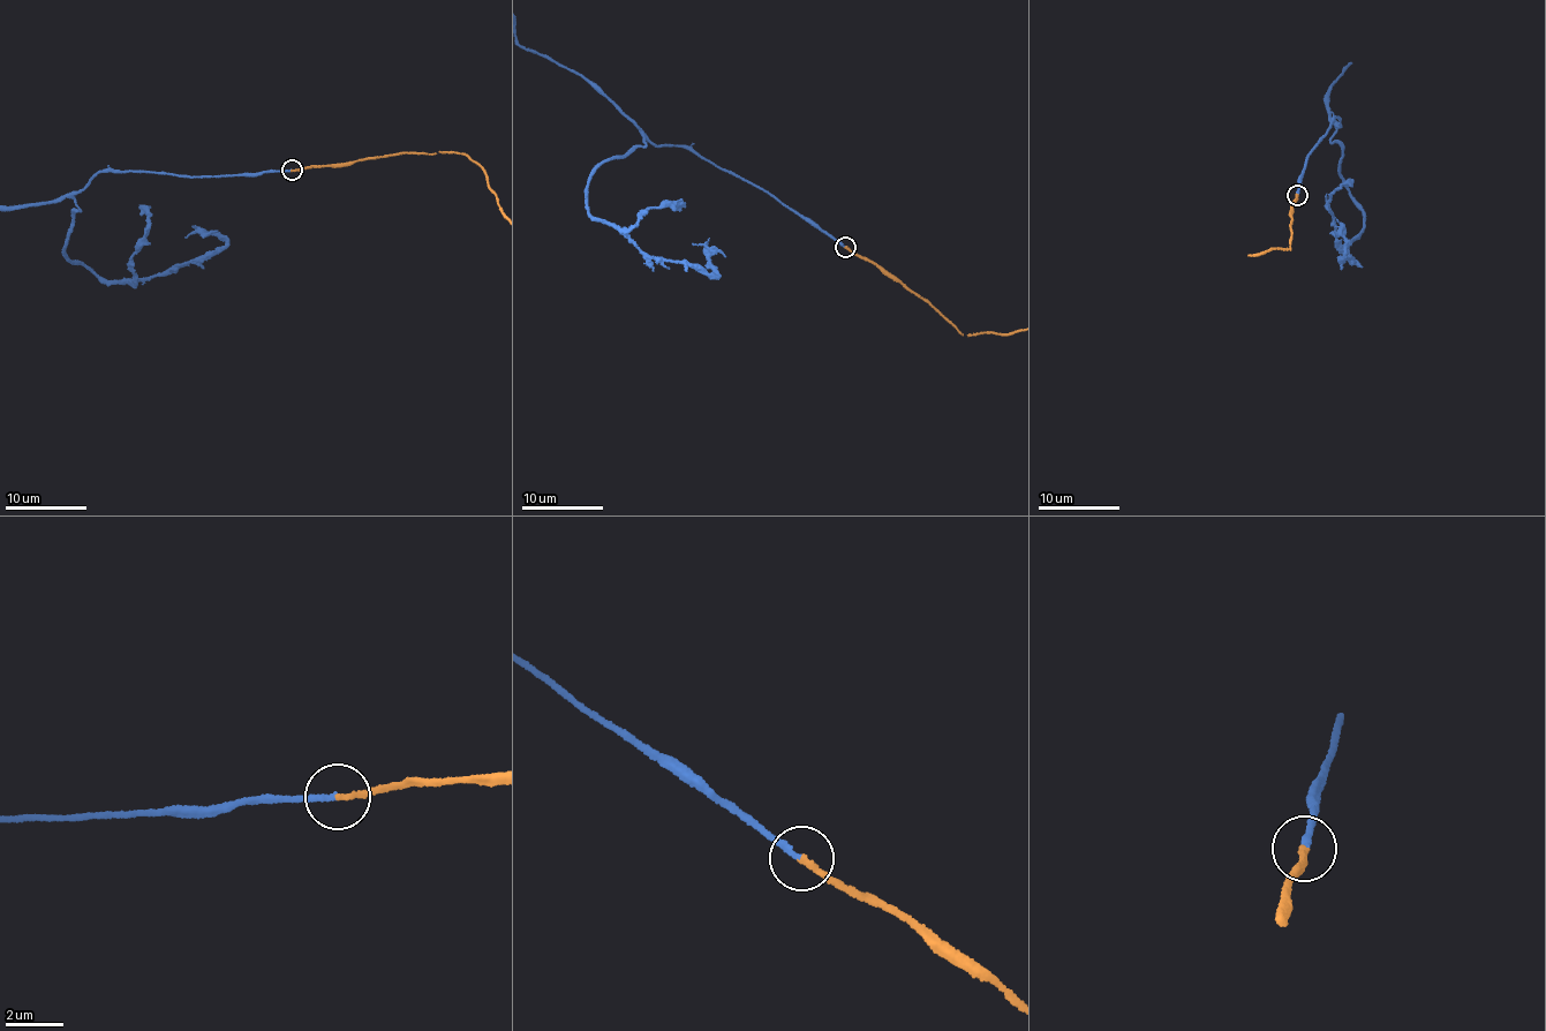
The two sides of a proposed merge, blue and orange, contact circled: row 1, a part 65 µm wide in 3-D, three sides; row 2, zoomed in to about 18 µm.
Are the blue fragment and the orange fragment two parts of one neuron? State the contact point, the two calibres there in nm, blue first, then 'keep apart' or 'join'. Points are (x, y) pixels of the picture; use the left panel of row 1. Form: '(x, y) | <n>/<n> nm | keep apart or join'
(292, 170) | 200/200 nm | join

